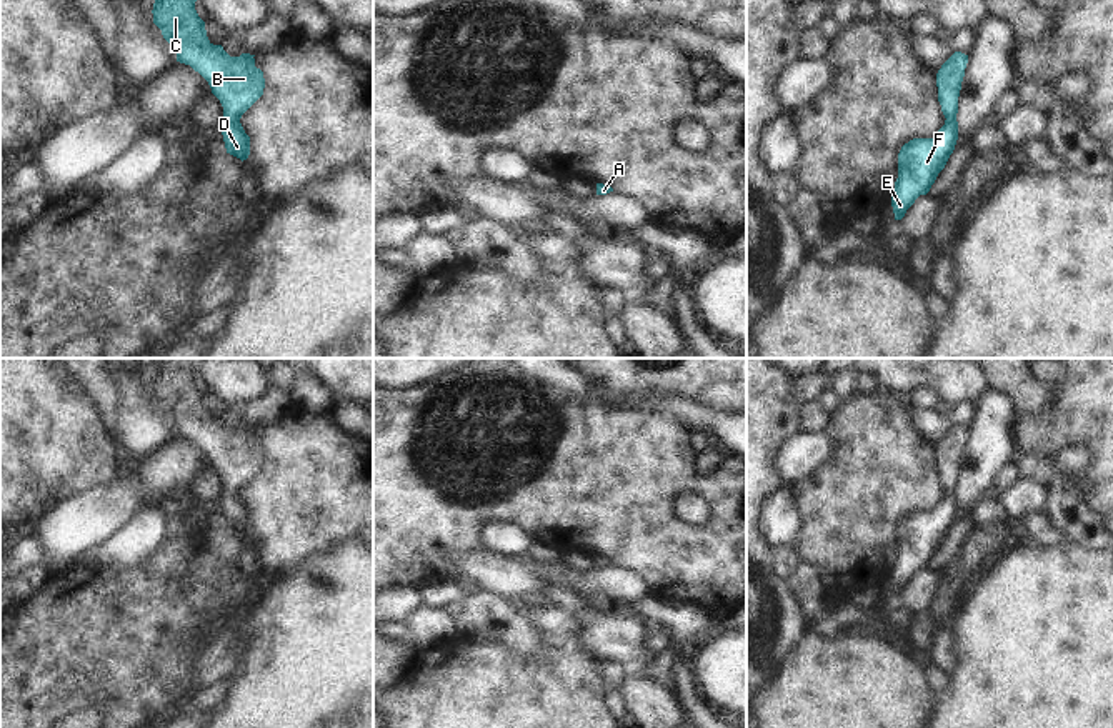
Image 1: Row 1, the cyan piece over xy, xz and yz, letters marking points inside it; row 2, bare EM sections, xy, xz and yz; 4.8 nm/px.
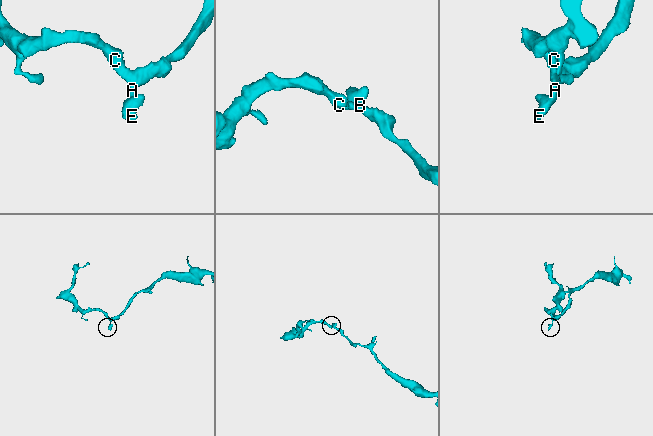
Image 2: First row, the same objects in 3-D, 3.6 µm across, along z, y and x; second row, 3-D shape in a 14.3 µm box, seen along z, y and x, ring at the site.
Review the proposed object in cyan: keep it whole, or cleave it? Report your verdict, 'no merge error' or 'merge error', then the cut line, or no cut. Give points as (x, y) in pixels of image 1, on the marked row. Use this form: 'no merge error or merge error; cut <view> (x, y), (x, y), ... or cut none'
no merge error; cut none

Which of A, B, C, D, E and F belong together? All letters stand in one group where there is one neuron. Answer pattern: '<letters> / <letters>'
A B C D E F

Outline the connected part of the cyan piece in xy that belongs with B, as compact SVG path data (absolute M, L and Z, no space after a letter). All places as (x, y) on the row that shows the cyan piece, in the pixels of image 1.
M155 0L153 23L173 47L177 62L190 65L208 82L223 107L220 130L227 153L243 162L250 155L250 137L240 118L263 95L263 72L255 67L255 55L230 57L222 45L208 40L195 2Z

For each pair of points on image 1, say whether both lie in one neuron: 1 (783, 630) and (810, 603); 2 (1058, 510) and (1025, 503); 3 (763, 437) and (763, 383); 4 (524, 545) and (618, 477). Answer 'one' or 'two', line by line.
1: two
2: two
3: one
4: two

